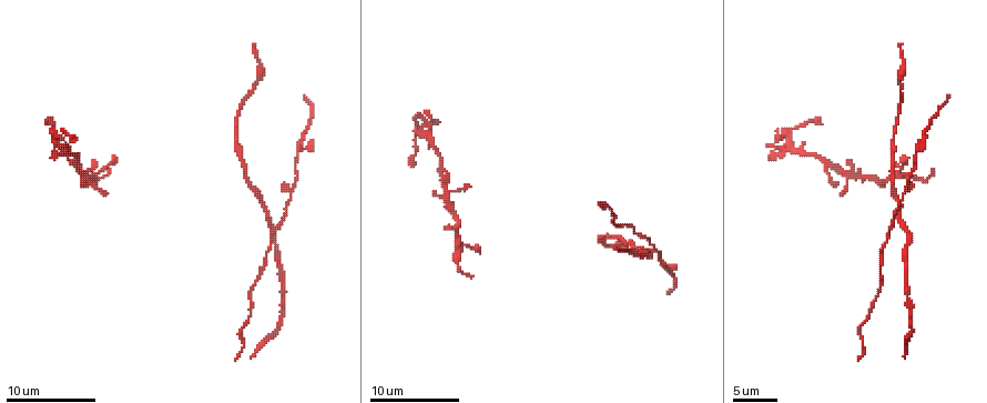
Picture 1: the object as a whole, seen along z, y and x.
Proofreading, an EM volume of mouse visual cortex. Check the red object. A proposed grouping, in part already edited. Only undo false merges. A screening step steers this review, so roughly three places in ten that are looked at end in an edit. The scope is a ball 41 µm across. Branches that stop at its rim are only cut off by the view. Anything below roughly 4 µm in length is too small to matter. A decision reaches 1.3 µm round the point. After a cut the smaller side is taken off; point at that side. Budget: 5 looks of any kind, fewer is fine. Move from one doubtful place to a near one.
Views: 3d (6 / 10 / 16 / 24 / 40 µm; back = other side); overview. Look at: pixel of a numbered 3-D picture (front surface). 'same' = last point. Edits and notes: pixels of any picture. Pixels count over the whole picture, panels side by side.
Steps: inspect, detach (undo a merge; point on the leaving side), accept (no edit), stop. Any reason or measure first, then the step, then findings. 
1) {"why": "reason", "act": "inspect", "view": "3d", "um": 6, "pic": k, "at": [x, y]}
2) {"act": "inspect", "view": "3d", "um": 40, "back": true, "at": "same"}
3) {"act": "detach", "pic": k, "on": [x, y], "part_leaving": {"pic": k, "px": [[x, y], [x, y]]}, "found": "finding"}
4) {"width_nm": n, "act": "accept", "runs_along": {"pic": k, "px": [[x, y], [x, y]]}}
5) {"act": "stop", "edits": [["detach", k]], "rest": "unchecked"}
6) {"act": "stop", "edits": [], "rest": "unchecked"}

{"why": "four or more arms meet", "act": "inspect", "view": "3d", "um": 6, "pic": 1, "at": [901, 177]}

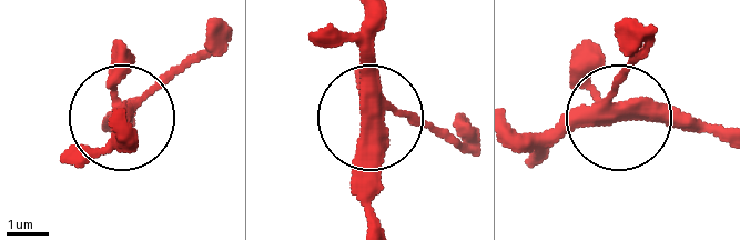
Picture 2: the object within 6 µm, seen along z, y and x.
{"arms": 4, "act": "accept", "runs_along": {"pic": 2, "px": [[473, 137], [377, 116], [360, 148], [370, 222]]}, "found": "one cell here"}

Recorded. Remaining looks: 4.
{"why": "three-way junction", "act": "inspect", "view": "3d", "um": 16, "pic": 1, "at": [292, 193]}

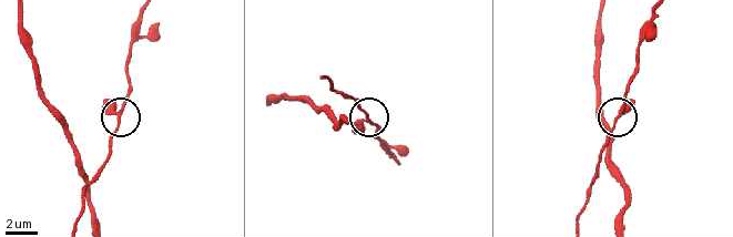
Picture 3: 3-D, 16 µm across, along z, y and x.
{"act": "inspect", "view": "3d", "um": 6, "pic": 3, "at": [366, 118]}

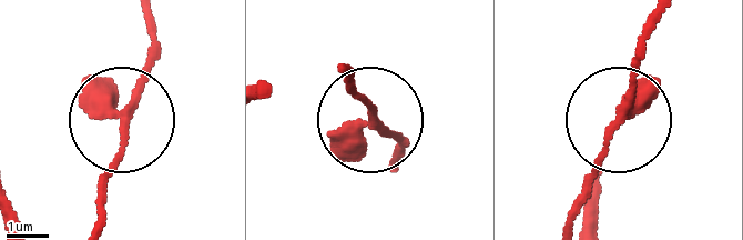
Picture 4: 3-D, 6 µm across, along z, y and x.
{"act": "accept", "found": "all the same cell"}

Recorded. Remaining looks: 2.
{"act": "inspect", "view": "3d", "um": 6, "pic": 1, "at": [241, 151]}

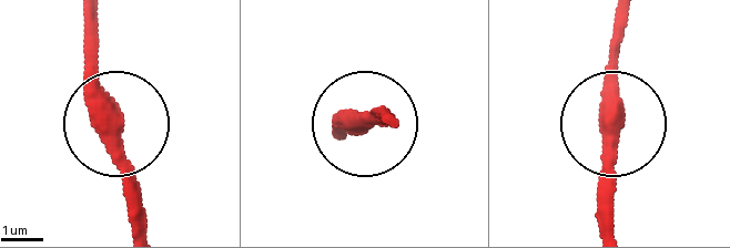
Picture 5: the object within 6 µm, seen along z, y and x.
{"width_nm": 420, "act": "accept", "found": "all the same cell"}

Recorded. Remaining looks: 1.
{"act": "stop", "edits": [], "rest": "unchecked"}

